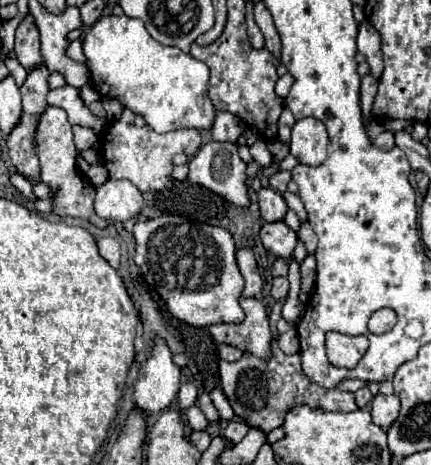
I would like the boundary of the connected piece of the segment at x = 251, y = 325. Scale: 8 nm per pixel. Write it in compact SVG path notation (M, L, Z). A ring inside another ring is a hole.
M240 299L246 313L242 323L236 325L210 325L210 335L218 343L228 343L248 351L260 359L270 359L270 327L264 313L264 305L258 299Z

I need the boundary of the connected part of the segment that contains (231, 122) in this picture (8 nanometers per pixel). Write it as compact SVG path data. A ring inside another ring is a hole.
M218 113L212 125L212 139L214 141L232 141L236 143L244 133L242 121L232 113Z

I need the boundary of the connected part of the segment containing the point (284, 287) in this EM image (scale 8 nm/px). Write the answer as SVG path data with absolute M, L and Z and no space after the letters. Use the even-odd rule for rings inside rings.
M276 277L272 283L272 297L276 301L284 299L288 295L288 277Z

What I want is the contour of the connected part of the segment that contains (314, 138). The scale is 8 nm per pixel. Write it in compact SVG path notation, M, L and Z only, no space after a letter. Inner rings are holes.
M298 119L292 127L290 153L304 165L320 165L326 159L328 133L320 119Z

